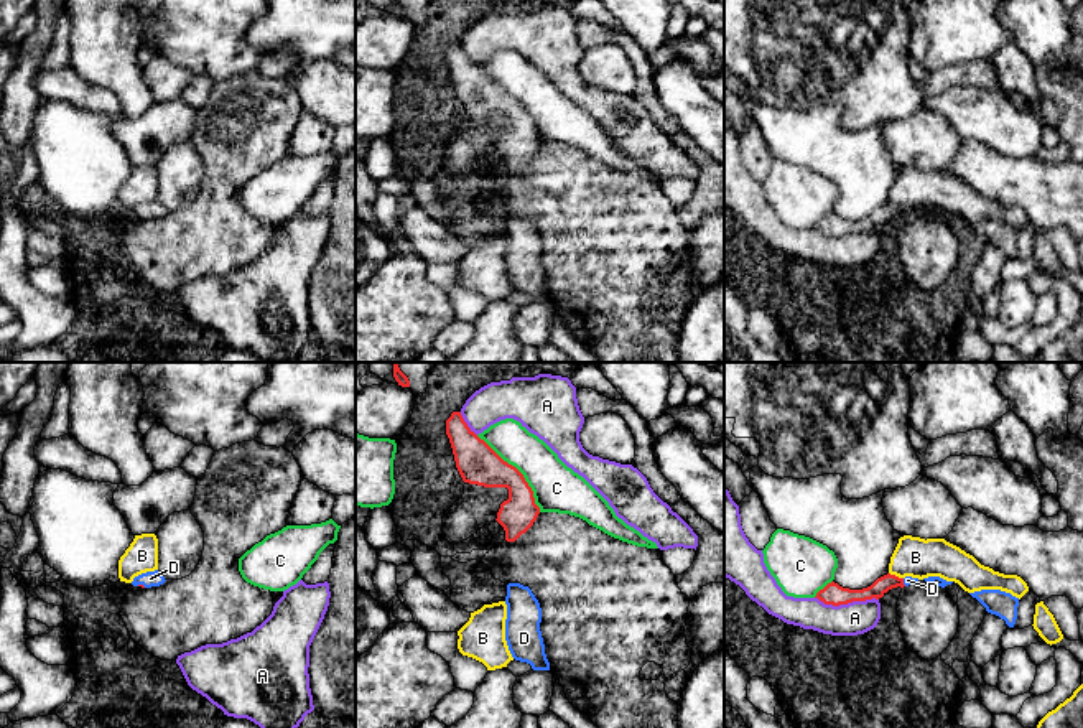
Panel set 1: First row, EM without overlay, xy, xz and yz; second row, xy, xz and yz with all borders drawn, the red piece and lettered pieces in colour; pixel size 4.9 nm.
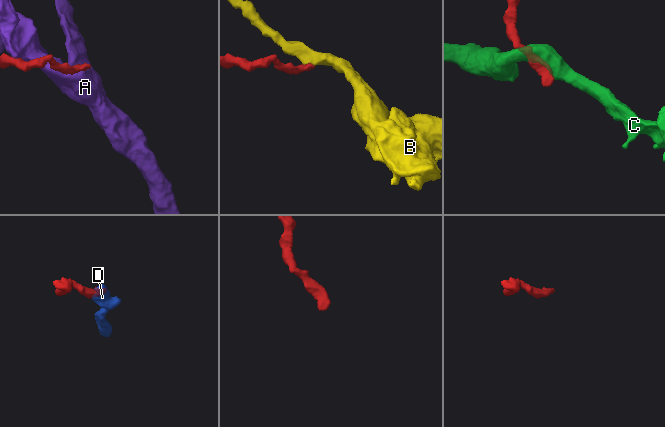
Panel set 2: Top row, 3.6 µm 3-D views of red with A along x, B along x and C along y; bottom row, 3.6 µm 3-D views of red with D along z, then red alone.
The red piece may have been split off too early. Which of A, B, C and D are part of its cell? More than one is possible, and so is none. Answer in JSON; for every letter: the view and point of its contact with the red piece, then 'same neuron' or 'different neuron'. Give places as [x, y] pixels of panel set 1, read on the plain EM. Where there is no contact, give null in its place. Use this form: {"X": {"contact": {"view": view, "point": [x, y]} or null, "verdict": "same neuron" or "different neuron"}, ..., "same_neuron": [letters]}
{"A": {"contact": {"view": "yz", "point": [846, 234]}, "verdict": "different neuron"}, "B": {"contact": {"view": "yz", "point": [894, 206]}, "verdict": "different neuron"}, "C": {"contact": {"view": "xz", "point": [517, 101]}, "verdict": "different neuron"}, "D": {"contact": {"view": "xy", "point": [142, 216]}, "verdict": "same neuron"}, "same_neuron": ["D"]}

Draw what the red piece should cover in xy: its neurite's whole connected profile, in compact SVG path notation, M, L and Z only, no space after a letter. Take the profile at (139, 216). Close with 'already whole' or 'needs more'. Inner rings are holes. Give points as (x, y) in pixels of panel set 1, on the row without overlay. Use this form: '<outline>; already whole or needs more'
M155 201L135 208L132 216L142 219L151 219L151 217L160 217L165 212L166 212L165 208L158 201Z; needs more

